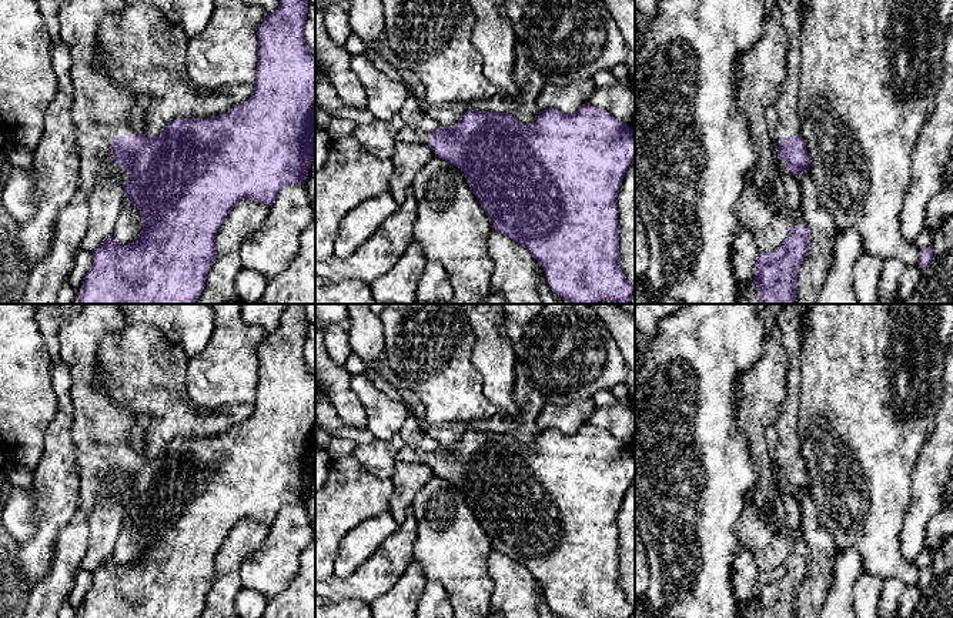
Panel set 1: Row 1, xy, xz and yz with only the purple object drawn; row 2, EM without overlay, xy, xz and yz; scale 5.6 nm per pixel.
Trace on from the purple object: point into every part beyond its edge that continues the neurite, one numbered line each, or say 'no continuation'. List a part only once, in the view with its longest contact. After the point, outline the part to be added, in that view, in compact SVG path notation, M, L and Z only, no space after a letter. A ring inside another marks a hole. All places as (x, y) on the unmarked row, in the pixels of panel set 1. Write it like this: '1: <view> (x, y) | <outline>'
1: xy (100, 431) | M84 304L77 317L58 330L60 357L71 374L71 438L80 467L78 507L88 518L100 500L101 480L111 472L111 458L136 454L128 444L134 422L131 410L118 404L97 375L101 340L118 334L126 325L121 304Z

